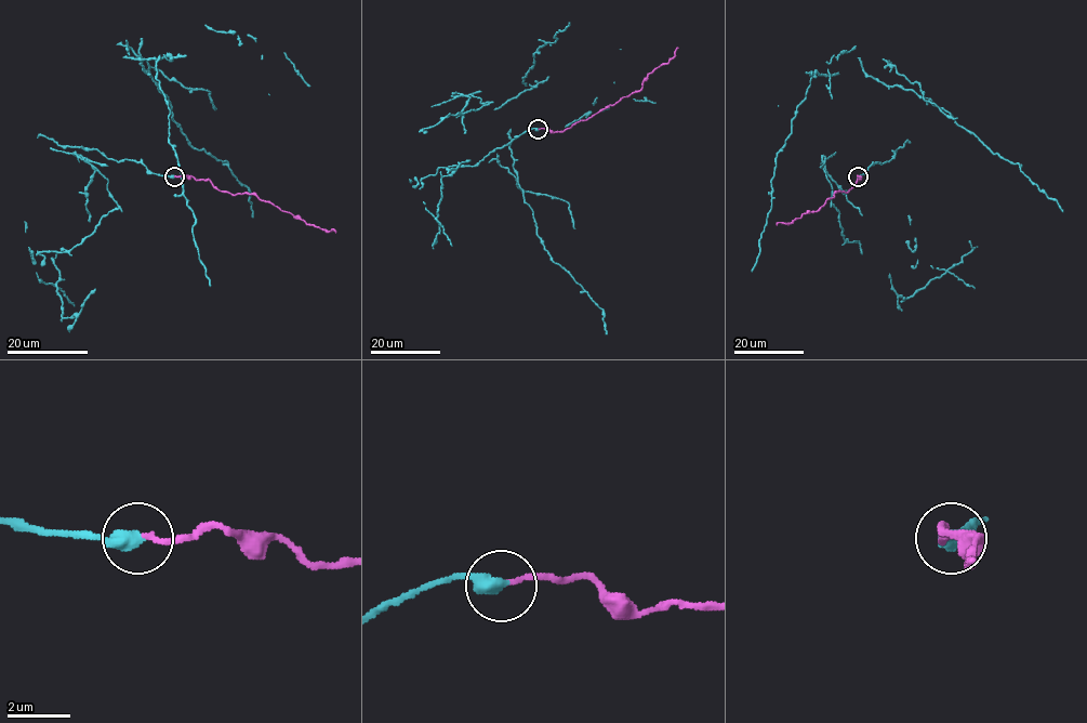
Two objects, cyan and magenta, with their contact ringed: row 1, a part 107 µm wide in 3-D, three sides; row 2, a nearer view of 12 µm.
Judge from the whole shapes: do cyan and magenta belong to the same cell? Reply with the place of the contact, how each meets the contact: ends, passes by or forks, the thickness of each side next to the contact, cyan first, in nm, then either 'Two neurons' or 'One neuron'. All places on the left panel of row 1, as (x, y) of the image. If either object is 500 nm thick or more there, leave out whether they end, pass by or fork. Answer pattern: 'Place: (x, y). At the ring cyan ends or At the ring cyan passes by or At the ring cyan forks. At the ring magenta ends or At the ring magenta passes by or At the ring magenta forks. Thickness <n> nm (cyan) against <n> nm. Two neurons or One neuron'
Place: (174, 176). At the ring cyan ends. At the ring magenta ends. Thickness 480 nm (cyan) against 160 nm. Two neurons

